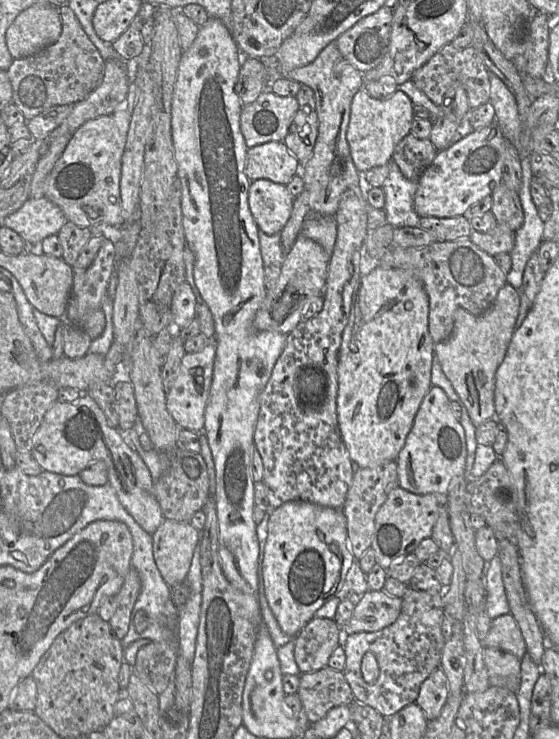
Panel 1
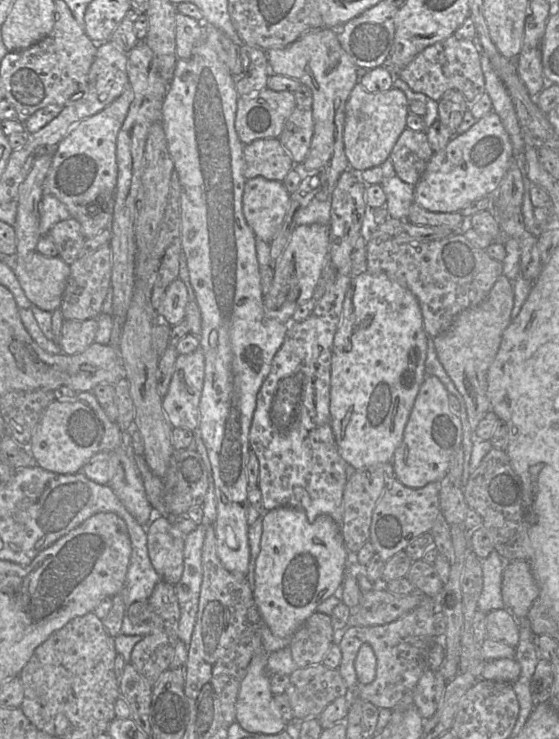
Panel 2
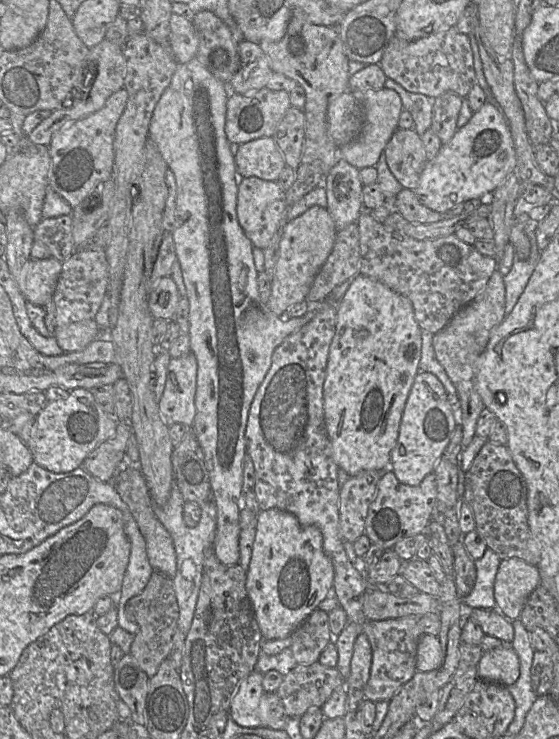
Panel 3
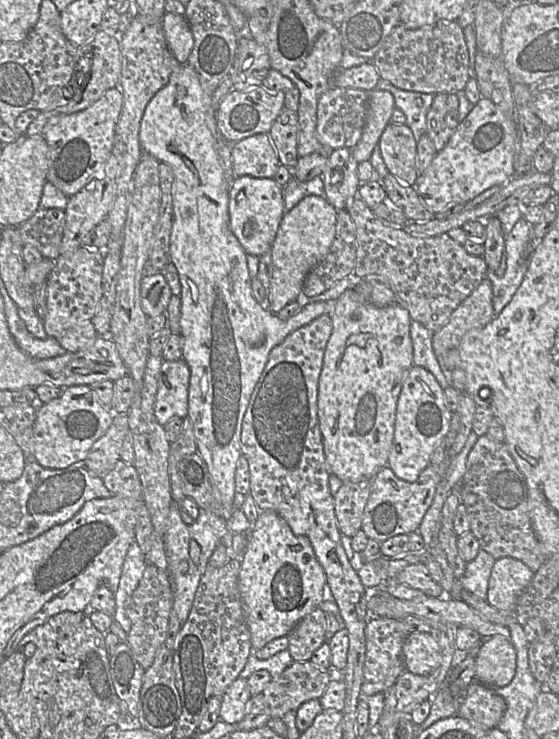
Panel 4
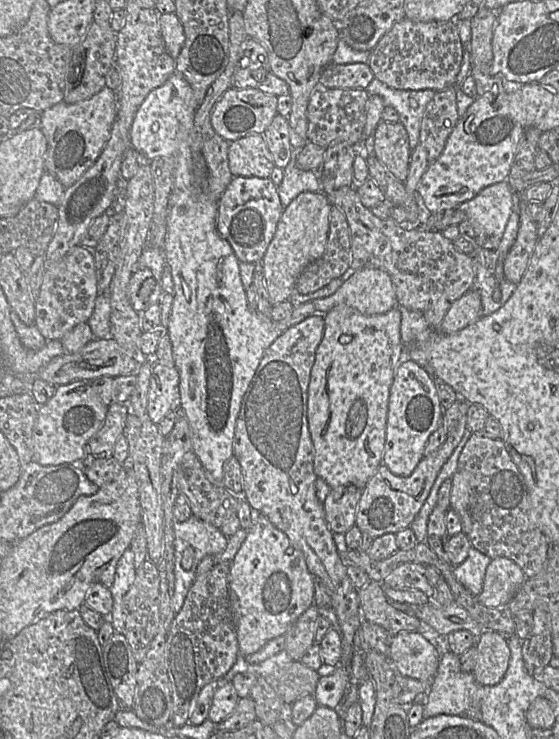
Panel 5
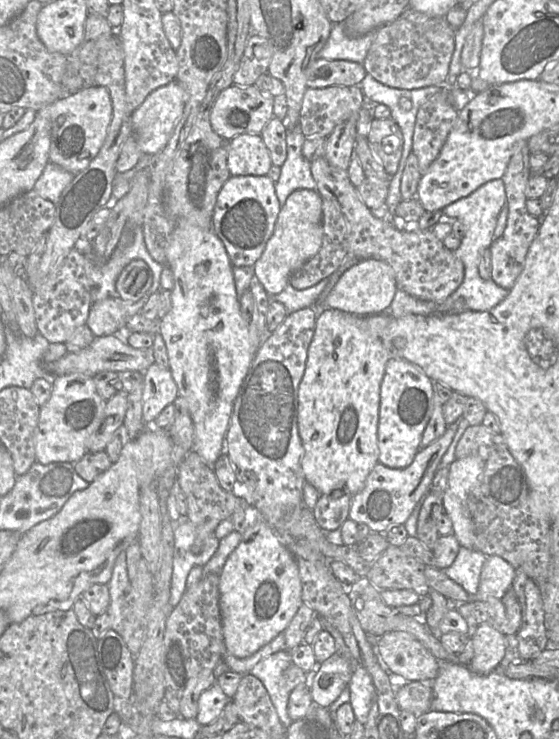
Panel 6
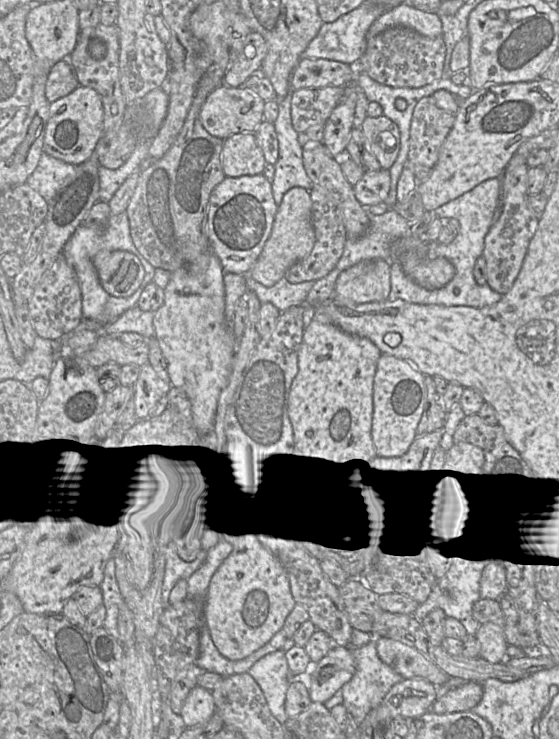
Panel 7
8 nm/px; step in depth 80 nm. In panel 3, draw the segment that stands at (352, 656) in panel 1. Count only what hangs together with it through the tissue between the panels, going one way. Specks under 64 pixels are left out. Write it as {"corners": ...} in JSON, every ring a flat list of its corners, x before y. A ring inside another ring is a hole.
{"corners":[[410,615,403,618,365,621,362,624,352,622,346,624,334,643,338,652,338,661,335,668,344,681,350,675,350,663,355,640,361,633,364,633,372,649,370,677,364,688,364,697,372,702,390,701,417,672,417,646,423,634,419,626,420,617,421,615]]}

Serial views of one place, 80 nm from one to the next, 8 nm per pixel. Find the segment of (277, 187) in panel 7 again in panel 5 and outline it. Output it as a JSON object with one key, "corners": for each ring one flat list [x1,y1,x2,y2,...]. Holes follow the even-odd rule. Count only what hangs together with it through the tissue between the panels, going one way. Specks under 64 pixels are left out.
{"corners":[[293,148,290,161,284,168,284,176,278,186,278,193,283,208,302,192,322,192,319,173,304,171,297,167,297,158,301,148]]}

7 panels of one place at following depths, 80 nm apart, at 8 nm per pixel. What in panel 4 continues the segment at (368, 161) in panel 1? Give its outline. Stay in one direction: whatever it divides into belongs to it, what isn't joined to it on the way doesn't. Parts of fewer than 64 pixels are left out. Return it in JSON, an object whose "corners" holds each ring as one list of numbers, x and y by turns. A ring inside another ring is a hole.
{"corners":[[374,89,368,92,367,118,359,142,351,149,351,154,357,163,369,161,373,149,391,122,391,116,396,108,393,95,384,90]]}

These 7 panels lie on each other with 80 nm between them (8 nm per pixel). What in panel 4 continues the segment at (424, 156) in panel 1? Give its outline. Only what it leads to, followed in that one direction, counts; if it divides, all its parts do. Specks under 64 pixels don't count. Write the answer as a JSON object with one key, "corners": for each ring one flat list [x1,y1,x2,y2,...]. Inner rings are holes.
{"corners":[[390,122,378,146,389,172,403,184,415,186,420,174,416,167,417,141,406,123]]}

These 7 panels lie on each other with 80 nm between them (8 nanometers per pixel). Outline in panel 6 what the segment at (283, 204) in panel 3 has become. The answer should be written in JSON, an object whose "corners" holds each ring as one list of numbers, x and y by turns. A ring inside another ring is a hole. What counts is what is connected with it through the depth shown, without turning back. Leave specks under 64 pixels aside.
{"corners":[[267,175,232,176,220,190,212,216,212,229,223,242,233,267,252,267,273,234,281,205,275,182]]}

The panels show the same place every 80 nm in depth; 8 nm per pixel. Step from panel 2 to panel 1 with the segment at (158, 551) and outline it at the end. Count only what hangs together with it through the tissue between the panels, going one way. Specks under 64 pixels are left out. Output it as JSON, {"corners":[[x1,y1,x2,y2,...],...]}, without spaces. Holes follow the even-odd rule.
{"corners":[[165,519,152,534,156,566,171,588,185,581,200,539,201,531,190,522,169,519]]}

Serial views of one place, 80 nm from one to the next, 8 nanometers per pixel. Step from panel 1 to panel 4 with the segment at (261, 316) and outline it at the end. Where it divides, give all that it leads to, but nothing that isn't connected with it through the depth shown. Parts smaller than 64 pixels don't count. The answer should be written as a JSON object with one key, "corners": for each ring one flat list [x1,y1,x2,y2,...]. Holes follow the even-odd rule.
{"corners":[[316,195,304,197,284,214,271,246,272,273,268,310,272,313,276,314,301,295,306,276,329,252,335,236,336,217,337,210,325,196]]}

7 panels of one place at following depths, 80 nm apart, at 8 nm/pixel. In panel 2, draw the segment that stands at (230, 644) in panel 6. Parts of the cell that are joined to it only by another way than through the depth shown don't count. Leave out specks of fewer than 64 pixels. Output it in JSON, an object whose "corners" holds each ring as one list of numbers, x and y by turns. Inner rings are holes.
{"corners":[[294,507,267,512,262,520,252,594,272,634,279,638,292,637,321,602,334,596,342,584,346,563,347,549,340,526,331,516,322,514,309,522,305,512]]}

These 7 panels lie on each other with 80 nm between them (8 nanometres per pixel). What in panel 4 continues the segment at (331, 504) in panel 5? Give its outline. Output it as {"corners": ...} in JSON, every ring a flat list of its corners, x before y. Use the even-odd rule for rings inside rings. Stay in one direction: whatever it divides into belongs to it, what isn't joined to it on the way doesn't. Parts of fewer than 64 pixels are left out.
{"corners":[[372,478,345,481,334,495,334,509,341,534,353,537,362,529,362,517,371,493]]}

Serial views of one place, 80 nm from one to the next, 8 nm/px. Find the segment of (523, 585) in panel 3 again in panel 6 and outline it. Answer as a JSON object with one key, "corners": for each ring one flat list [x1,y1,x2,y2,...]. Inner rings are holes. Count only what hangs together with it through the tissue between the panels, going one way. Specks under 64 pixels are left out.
{"corners":[[487,556,480,574,478,592,469,596,469,602,487,598,502,599,511,589,515,568,500,556]]}

